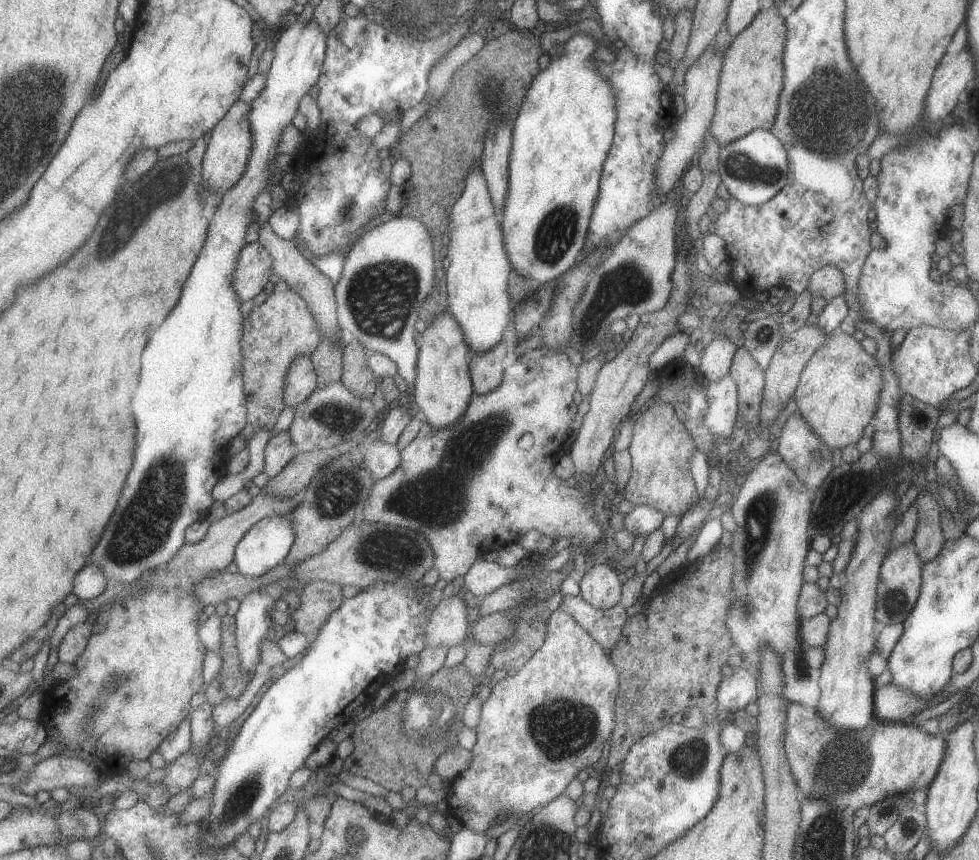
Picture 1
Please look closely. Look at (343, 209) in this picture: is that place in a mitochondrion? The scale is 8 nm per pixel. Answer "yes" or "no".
yes

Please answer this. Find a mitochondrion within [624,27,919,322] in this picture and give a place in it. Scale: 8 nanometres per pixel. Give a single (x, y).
(827, 110)

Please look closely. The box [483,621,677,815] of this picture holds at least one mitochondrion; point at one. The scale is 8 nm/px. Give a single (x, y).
(561, 729)

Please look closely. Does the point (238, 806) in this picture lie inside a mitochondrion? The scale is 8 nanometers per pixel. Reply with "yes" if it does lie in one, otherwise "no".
yes

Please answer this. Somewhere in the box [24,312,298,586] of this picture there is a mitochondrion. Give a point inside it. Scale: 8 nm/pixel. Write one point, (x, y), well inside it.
(137, 535)

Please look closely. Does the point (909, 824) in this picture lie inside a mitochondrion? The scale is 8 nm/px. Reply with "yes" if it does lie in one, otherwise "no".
yes

